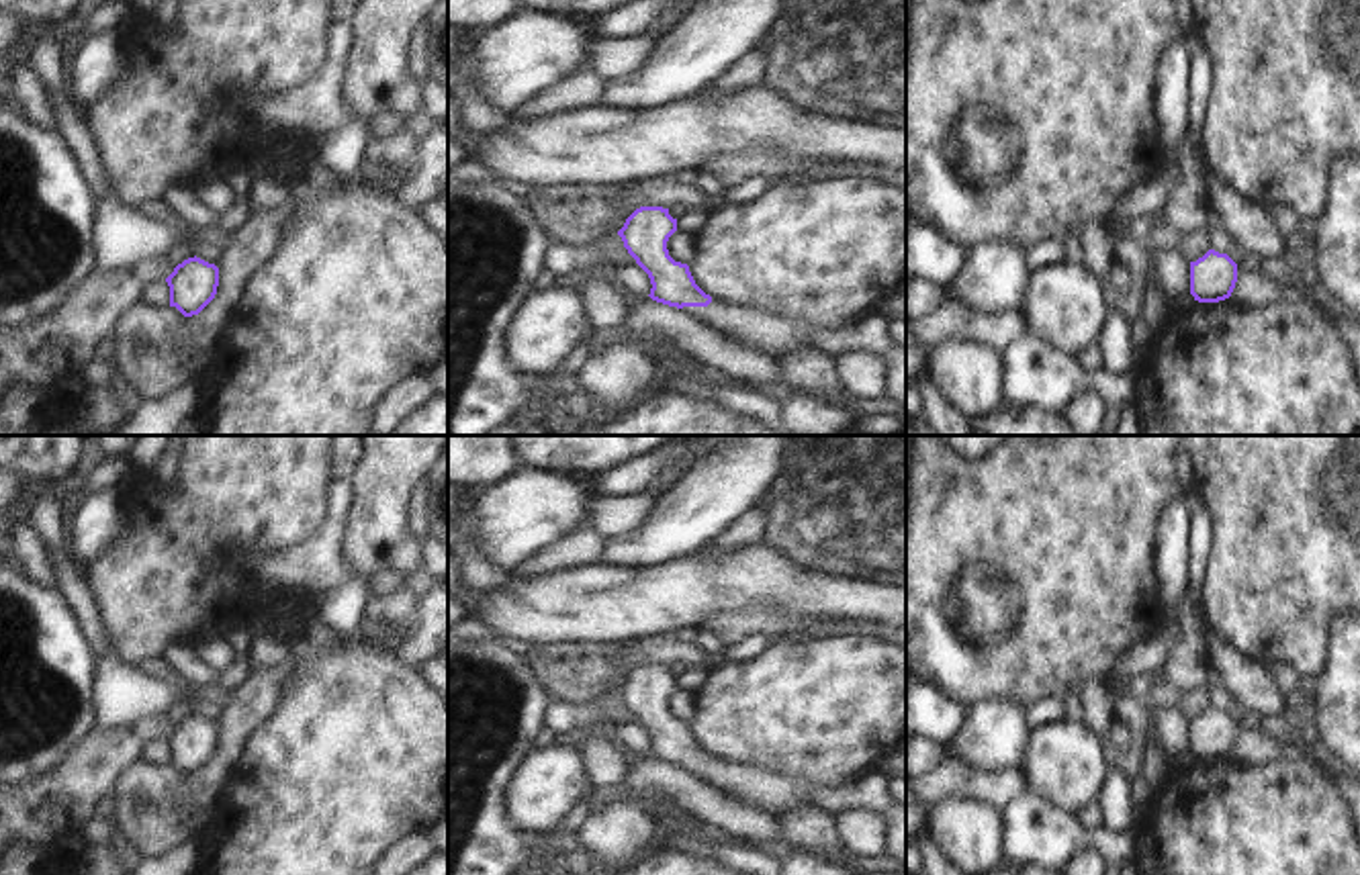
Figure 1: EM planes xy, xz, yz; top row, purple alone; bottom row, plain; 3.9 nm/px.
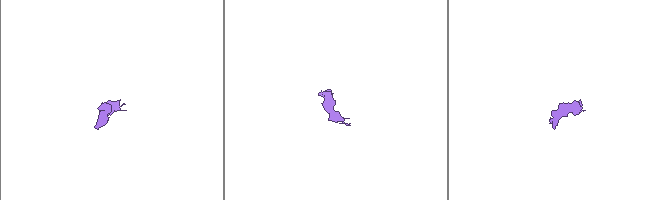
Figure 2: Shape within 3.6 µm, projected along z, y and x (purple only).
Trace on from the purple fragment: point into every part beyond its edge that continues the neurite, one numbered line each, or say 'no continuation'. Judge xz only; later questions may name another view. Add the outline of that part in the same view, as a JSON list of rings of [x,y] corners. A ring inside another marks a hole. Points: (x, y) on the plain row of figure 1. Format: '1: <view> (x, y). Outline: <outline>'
1: xz (749, 784). Outline: [[[712,756],[708,765],[683,765],[728,797],[771,814],[796,805],[818,805],[830,814],[841,810],[871,810],[886,818],[888,853],[906,859],[906,803],[890,795],[883,773],[857,775],[849,781],[802,783],[791,775]]]

